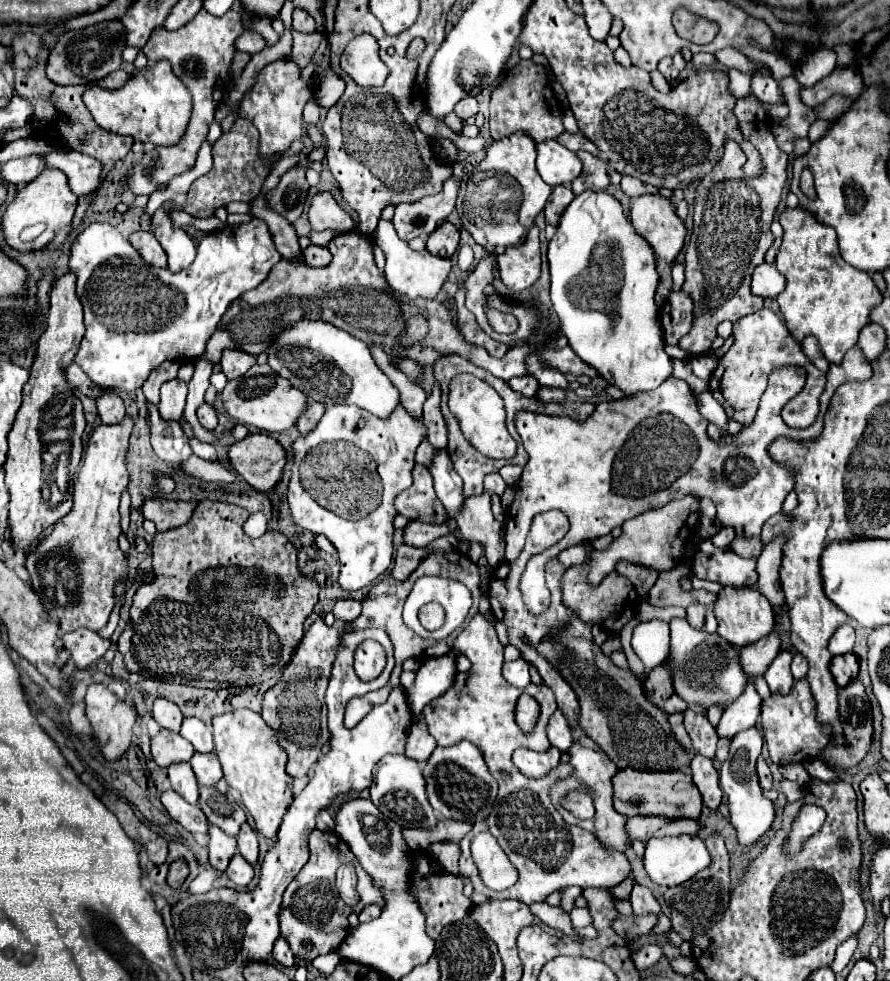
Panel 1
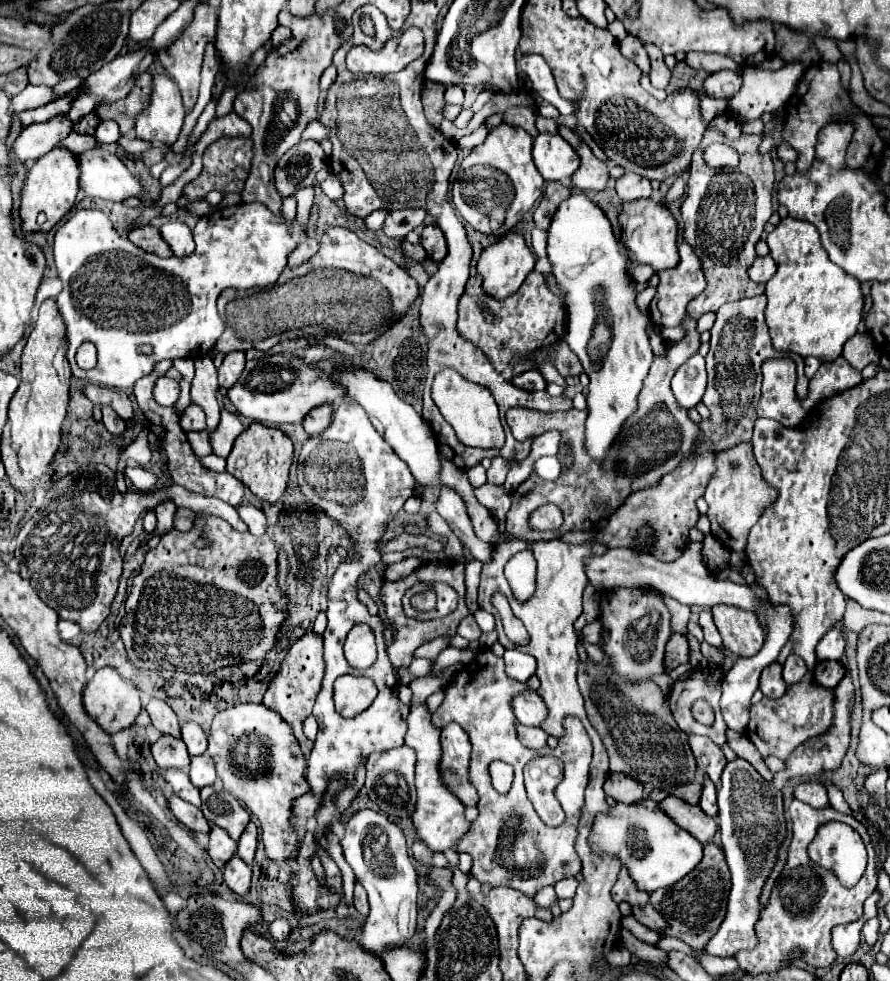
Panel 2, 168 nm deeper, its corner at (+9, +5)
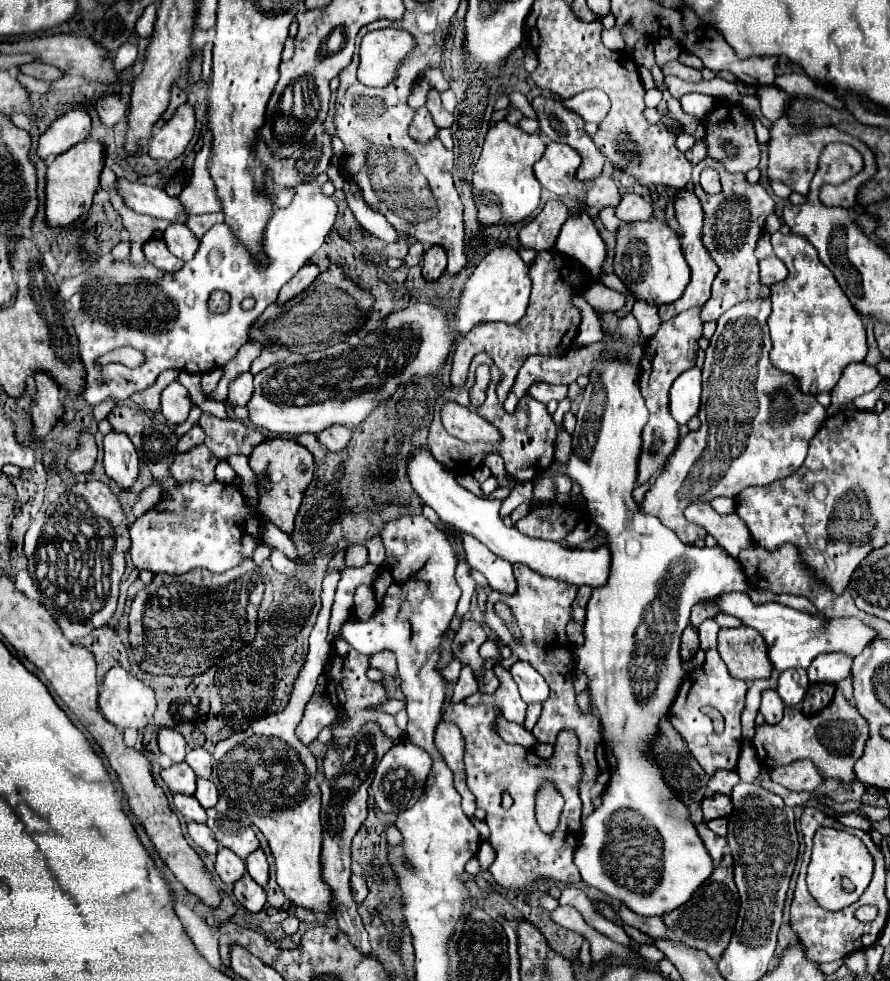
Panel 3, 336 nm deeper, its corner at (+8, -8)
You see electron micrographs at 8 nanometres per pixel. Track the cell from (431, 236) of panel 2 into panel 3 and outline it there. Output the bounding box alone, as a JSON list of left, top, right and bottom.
[423,246,447,280]

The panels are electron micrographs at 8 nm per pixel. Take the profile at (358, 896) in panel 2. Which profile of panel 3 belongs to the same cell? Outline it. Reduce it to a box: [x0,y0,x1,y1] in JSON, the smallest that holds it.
[351,874,367,904]

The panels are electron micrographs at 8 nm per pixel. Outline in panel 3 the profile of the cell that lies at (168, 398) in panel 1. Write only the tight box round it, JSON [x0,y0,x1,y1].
[161,382,192,424]

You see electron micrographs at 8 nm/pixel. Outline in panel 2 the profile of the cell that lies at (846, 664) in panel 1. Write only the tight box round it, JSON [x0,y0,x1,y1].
[814,661,846,689]

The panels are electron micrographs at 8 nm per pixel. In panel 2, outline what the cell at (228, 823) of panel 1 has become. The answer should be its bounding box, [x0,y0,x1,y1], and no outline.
[200,787,250,841]

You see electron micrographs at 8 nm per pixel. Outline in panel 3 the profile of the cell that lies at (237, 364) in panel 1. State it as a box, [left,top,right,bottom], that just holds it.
[227,372,253,406]

